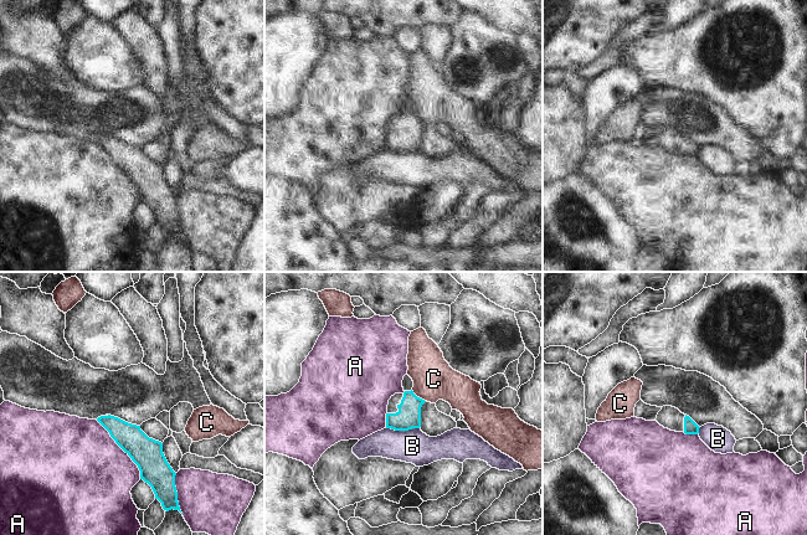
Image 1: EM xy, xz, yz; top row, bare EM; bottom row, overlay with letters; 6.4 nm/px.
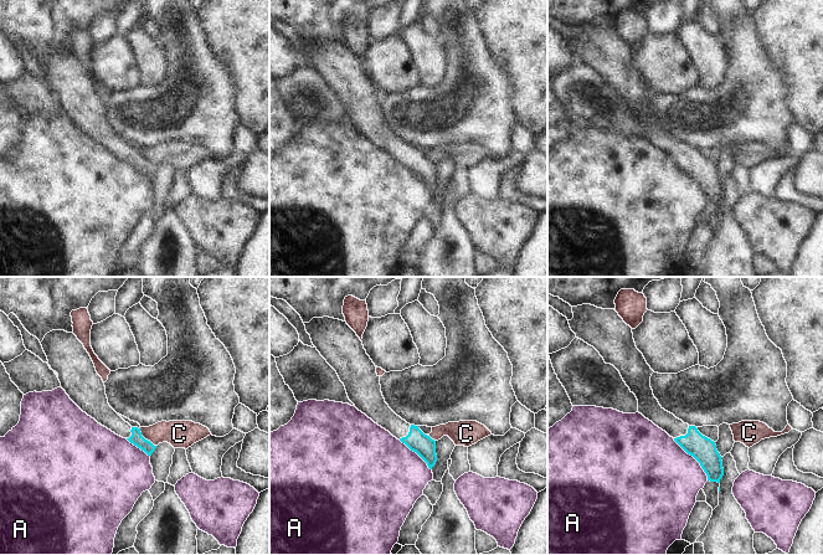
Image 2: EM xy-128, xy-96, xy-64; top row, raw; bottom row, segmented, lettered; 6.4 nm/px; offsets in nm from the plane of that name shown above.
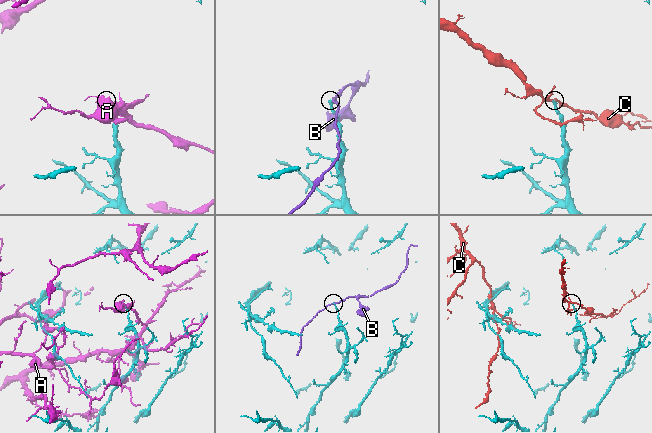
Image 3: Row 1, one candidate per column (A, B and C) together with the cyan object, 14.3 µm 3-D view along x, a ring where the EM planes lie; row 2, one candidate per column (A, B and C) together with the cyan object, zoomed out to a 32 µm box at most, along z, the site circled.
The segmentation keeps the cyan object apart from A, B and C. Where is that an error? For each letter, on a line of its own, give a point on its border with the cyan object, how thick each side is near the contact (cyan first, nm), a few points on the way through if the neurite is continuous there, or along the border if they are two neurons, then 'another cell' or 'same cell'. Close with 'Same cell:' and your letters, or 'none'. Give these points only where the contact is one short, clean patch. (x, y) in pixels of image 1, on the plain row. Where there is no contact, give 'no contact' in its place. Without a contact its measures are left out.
A: meets cyan in xy at (122, 170); 200 nm thick on the cyan side, 500 nm on the other; another cell
B: meets cyan in xz at (402, 152); 160 nm thick on the cyan side, 220 nm on the other; border along xz (386, 149), (395, 152), (419, 150); another cell
C: meets cyan in xz at (419, 119); 160 nm thick on the cyan side, 280 nm on the other; border along xz (411, 112), (425, 123); another cell
Same cell: none

